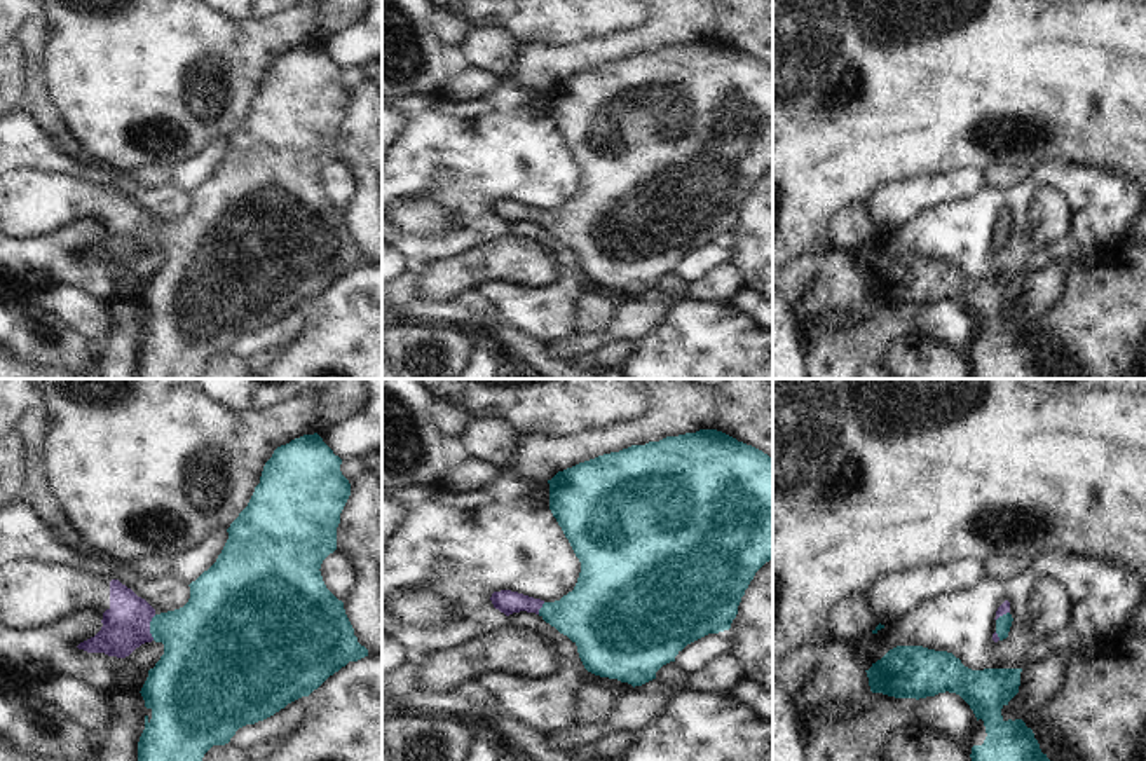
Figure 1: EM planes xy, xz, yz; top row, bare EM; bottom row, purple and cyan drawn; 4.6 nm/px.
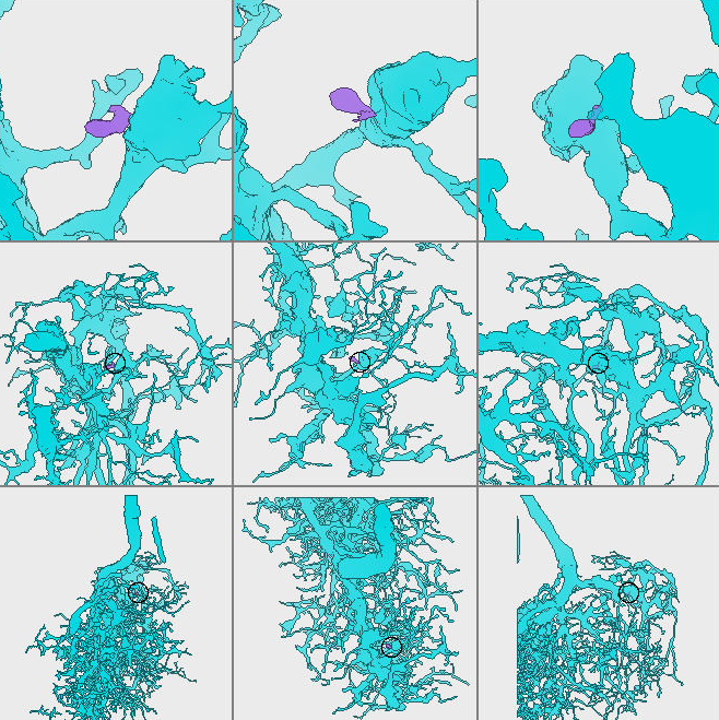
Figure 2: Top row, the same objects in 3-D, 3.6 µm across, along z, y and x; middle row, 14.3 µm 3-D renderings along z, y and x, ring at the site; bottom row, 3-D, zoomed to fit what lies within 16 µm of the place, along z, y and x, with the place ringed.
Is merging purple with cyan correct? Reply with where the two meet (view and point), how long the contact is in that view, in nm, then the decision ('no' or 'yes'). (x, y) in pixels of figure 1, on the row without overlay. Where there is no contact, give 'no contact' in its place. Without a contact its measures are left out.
xy (149, 236) | 120 nm | yes

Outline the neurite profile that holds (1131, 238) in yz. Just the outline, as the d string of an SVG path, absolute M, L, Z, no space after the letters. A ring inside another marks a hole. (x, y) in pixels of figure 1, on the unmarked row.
M1129 230L1116 244L1108 244L1095 253L1088 253L1080 262L1083 265L1102 265L1118 253L1120 246L1139 246L1141 250L1146 250L1146 237L1141 237L1134 230Z

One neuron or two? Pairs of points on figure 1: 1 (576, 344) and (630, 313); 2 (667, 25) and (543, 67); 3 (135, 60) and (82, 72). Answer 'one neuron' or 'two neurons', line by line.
1: one neuron
2: one neuron
3: one neuron

